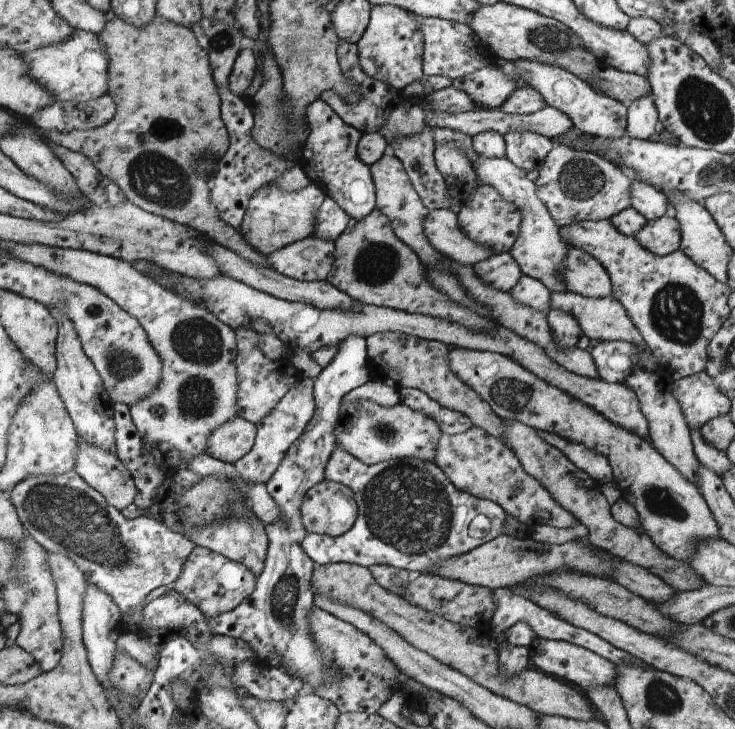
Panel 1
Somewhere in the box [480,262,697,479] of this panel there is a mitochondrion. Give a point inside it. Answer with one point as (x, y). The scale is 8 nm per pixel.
(509, 393)

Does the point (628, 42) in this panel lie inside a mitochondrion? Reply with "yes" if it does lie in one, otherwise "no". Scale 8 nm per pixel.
no

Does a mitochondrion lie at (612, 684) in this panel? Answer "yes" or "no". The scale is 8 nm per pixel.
no

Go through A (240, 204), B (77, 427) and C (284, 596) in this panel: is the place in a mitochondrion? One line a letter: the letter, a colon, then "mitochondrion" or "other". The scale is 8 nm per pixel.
A: other
B: other
C: mitochondrion

